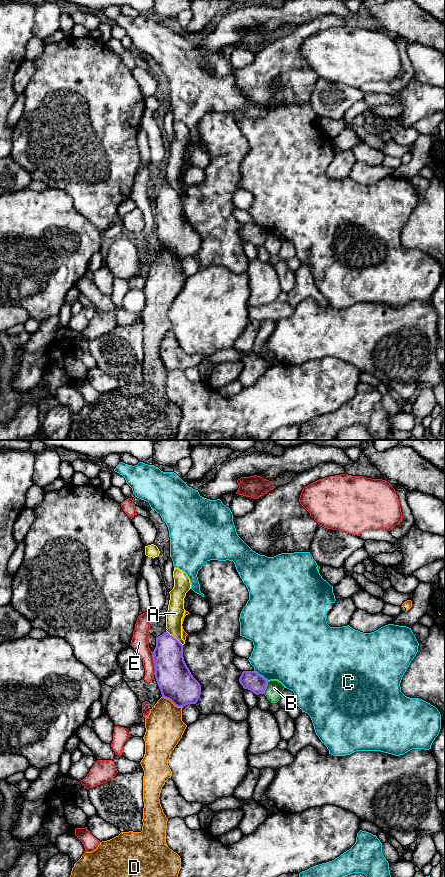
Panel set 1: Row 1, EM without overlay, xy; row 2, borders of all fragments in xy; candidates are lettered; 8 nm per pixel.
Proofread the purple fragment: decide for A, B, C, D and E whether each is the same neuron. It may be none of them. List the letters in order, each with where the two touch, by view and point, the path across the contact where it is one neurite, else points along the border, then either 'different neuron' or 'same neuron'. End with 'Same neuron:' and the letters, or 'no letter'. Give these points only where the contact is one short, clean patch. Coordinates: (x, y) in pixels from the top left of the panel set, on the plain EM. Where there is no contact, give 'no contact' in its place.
A: contact xy (173, 189); different neuron
B: contact xy (265, 239); border xy (268, 233), (262, 245); different neuron
C: contact xy (260, 227); different neuron
D: contact xy (172, 254); different neuron
E: contact xy (154, 214); border xy (152, 204), (155, 226); different neuron
Same neuron: no letter

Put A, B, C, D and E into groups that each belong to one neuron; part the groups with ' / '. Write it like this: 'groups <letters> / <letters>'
groups A / B / C / D / E

